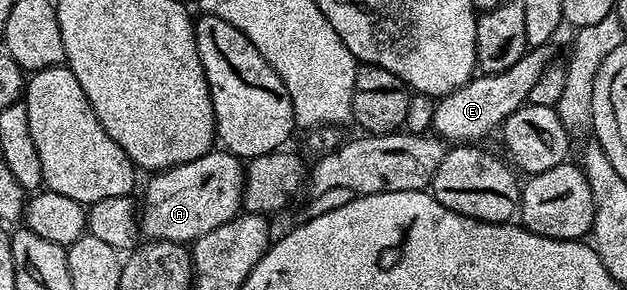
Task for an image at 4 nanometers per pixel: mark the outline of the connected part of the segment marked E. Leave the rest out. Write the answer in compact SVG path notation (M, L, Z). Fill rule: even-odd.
M551 45L534 46L528 49L518 60L518 64L506 68L506 72L480 74L473 77L465 86L459 86L454 92L443 95L435 103L431 129L439 137L452 144L474 144L487 136L492 129L503 127L505 120L512 113L525 105L530 88L534 88L538 76L553 61Z

